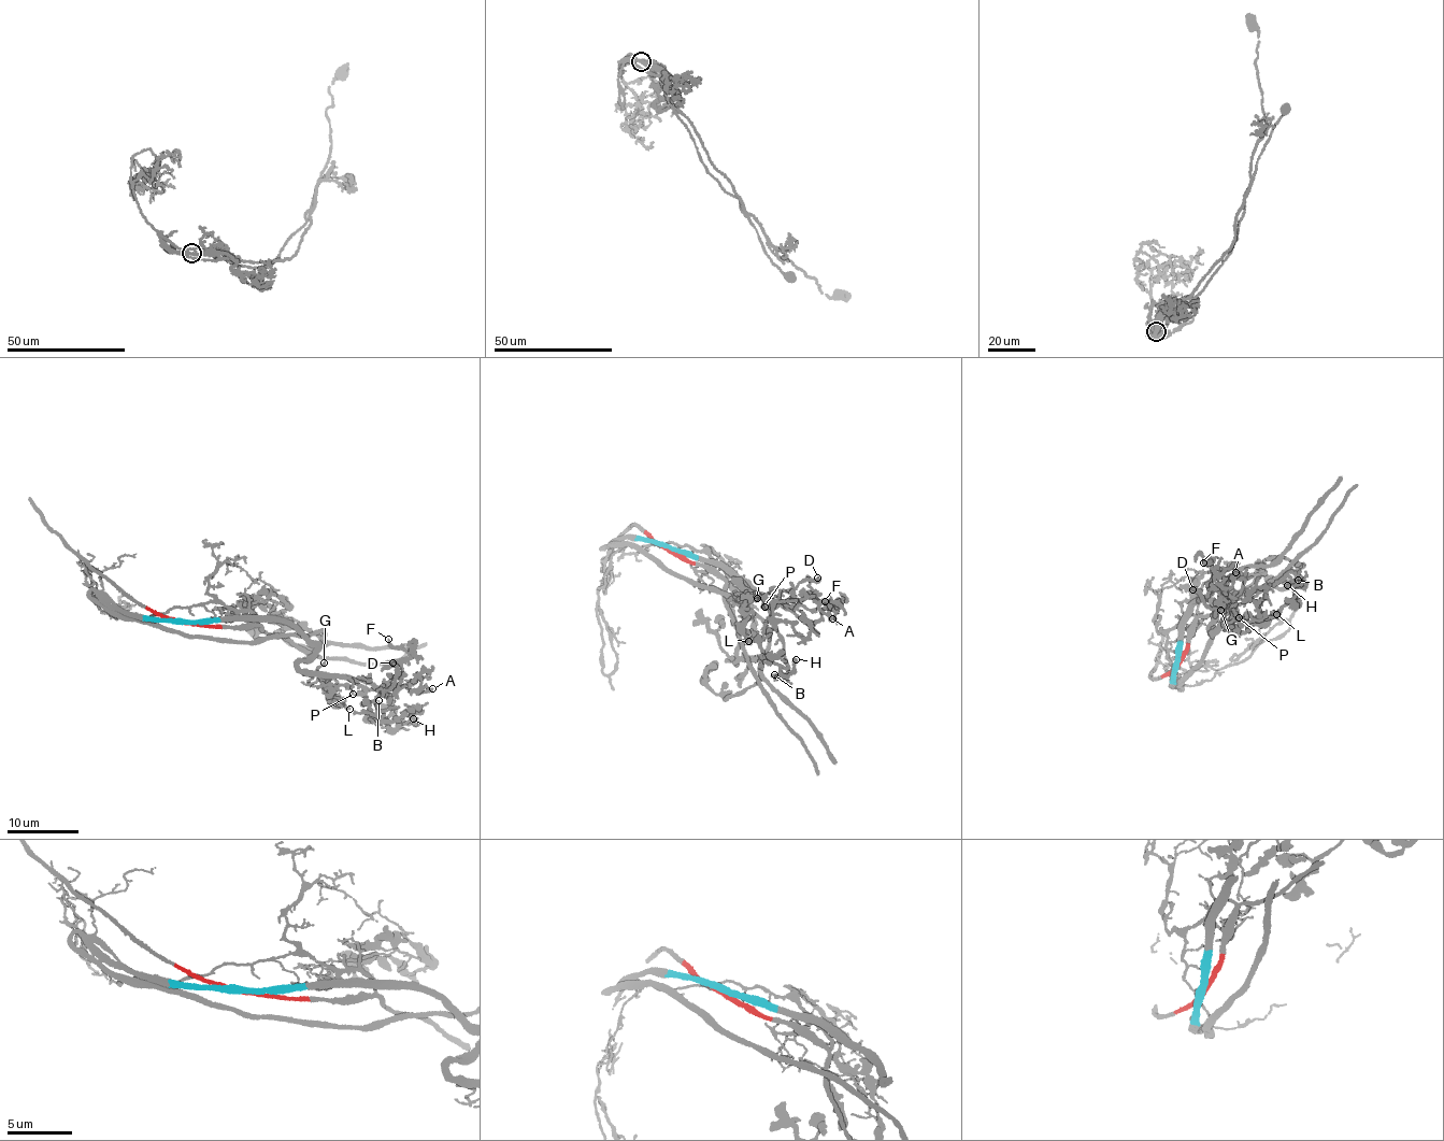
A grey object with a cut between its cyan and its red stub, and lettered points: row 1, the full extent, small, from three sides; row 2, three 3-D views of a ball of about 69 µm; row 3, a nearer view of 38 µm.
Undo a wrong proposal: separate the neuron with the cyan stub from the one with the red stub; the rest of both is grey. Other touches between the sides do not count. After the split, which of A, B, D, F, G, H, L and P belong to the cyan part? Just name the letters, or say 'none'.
A, B, D, F, G, H, L, P

